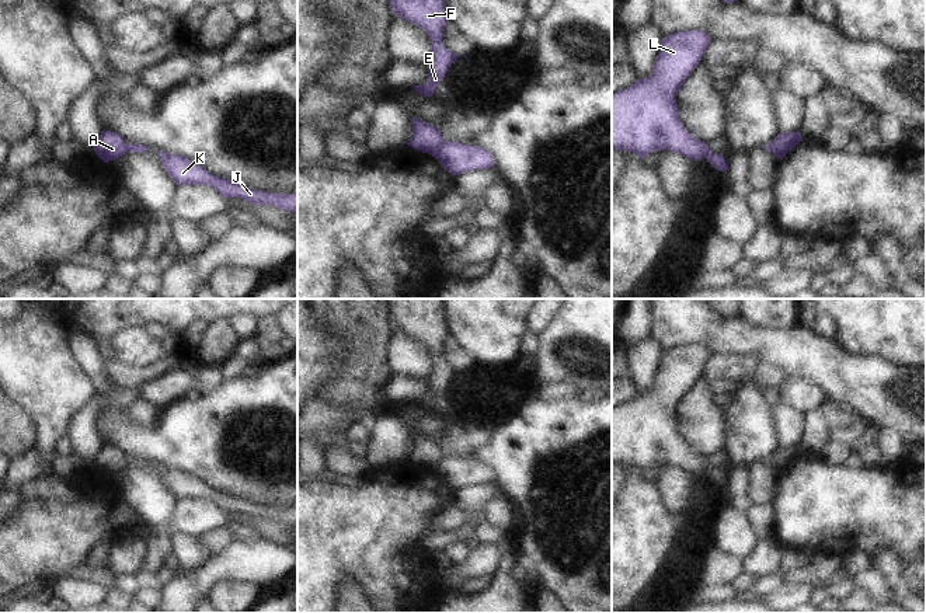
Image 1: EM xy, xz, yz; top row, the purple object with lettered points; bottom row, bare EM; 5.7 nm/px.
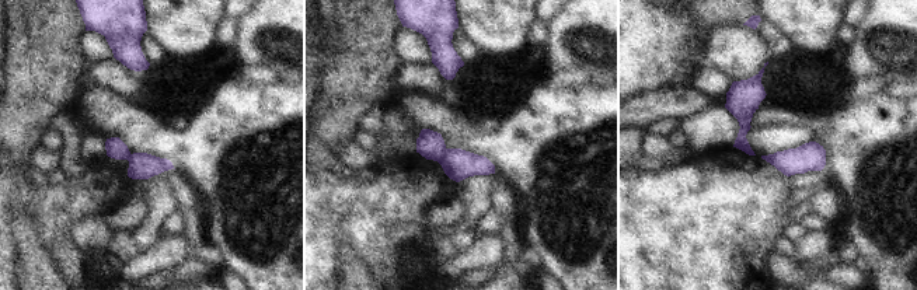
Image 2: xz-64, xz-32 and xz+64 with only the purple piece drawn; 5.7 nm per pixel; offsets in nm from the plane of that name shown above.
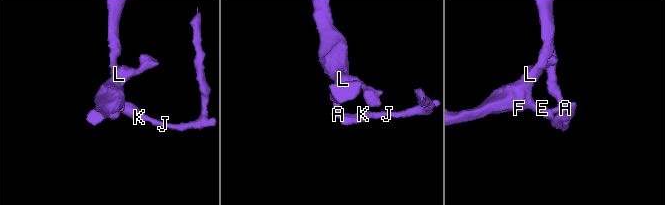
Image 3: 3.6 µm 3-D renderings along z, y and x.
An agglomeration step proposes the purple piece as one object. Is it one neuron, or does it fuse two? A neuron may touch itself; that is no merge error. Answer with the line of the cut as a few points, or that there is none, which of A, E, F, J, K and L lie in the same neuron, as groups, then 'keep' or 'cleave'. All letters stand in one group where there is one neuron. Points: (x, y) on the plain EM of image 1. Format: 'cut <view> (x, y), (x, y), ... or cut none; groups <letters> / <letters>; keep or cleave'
cut xz (444, 455), (434, 470); groups A E F L / J K; cleave

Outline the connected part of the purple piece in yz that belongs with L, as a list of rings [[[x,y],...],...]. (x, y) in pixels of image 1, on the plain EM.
[[[702,344],[665,351],[651,390],[612,407],[612,466],[624,464],[644,473],[654,464],[672,464],[694,476],[704,470],[716,484],[727,487],[724,471],[693,452],[678,431],[676,408],[710,356]]]

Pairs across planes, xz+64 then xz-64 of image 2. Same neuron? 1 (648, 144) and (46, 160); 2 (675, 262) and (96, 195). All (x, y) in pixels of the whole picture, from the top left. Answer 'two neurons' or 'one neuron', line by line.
1: one neuron
2: one neuron

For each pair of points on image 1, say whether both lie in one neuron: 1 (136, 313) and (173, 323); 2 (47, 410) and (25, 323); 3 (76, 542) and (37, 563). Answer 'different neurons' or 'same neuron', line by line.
1: same neuron
2: same neuron
3: same neuron

